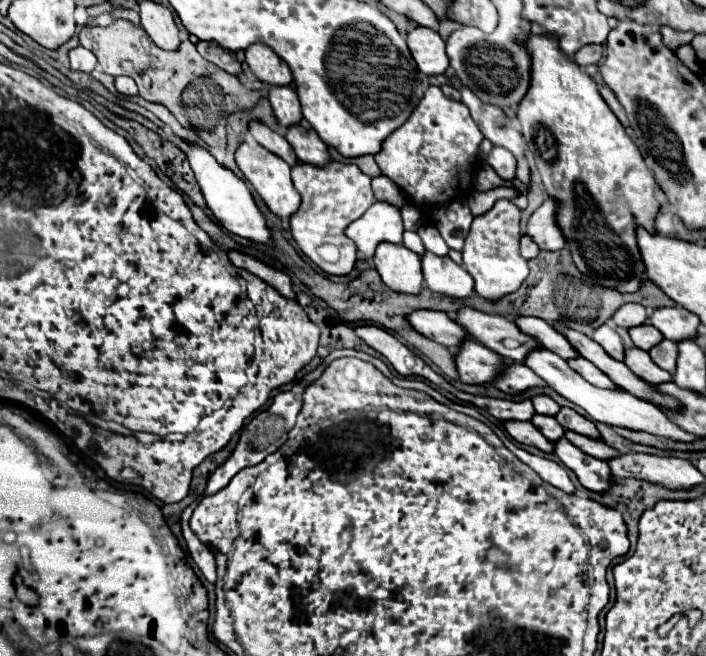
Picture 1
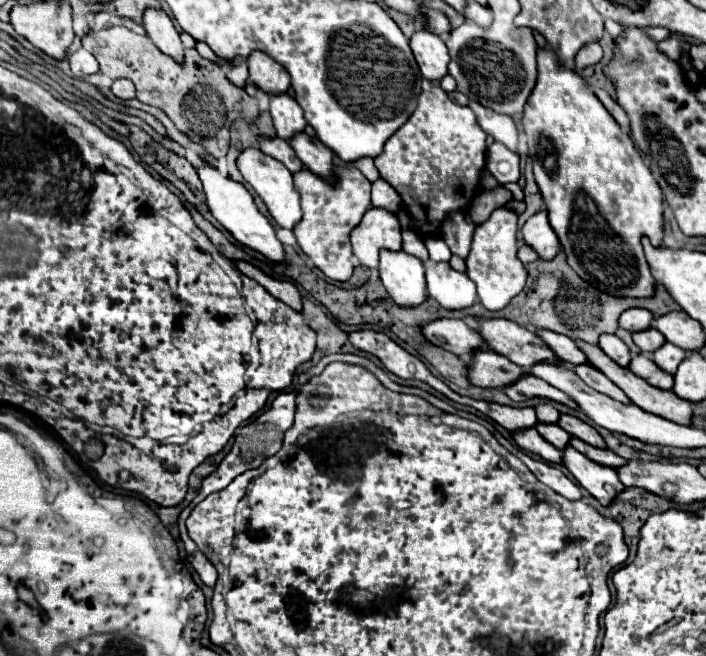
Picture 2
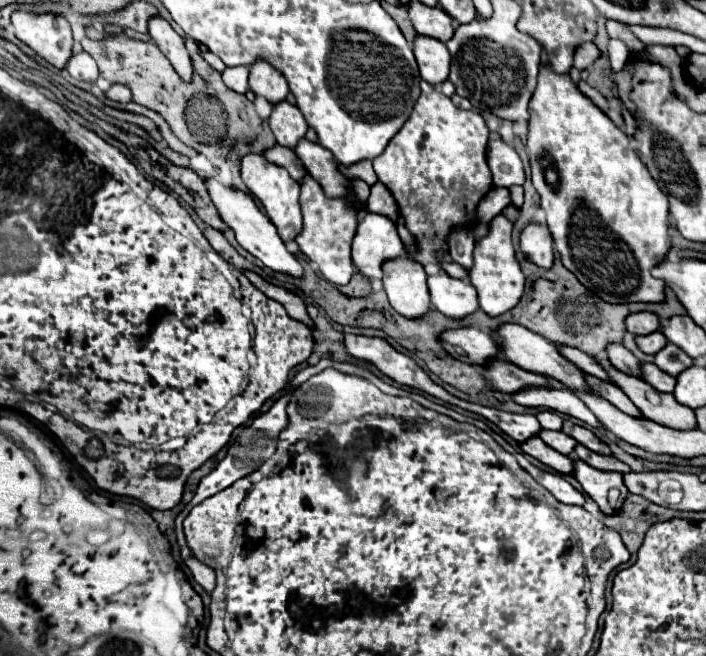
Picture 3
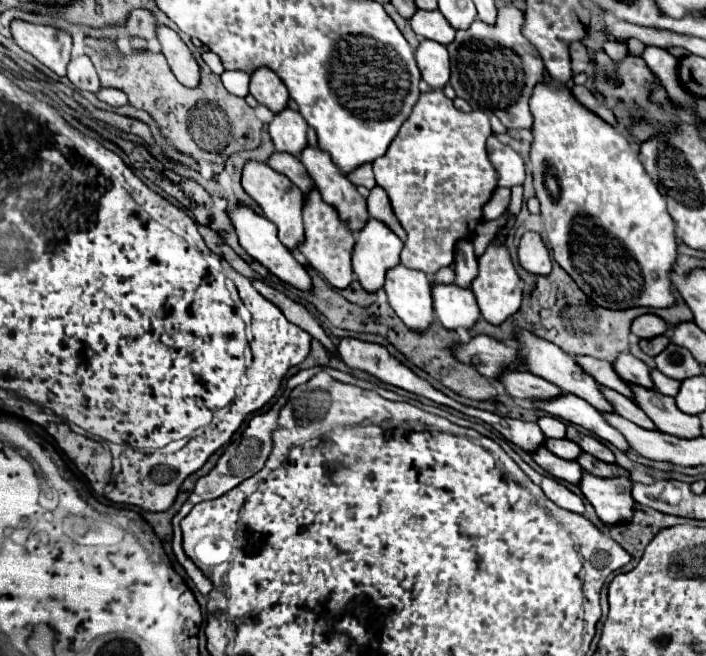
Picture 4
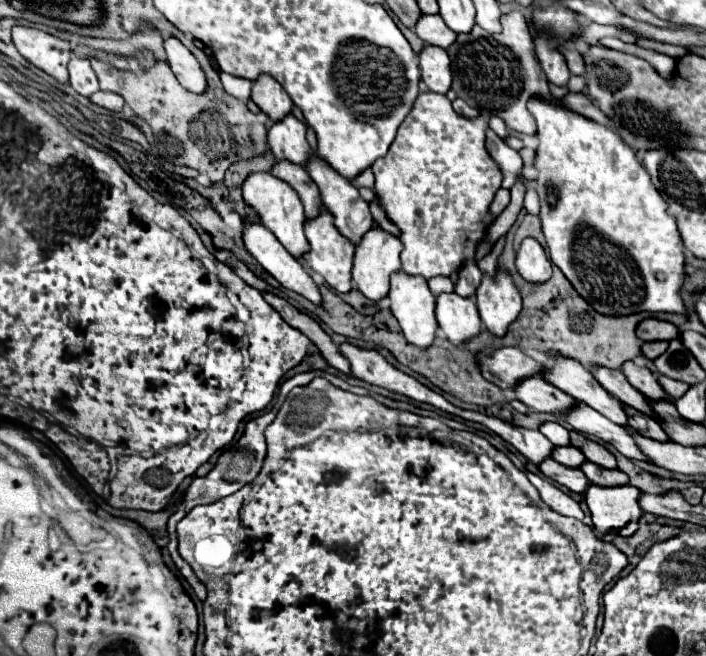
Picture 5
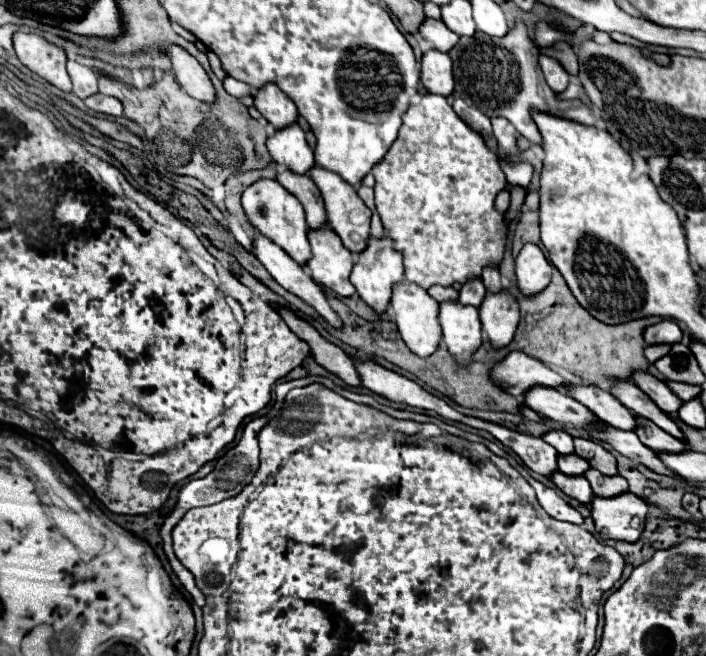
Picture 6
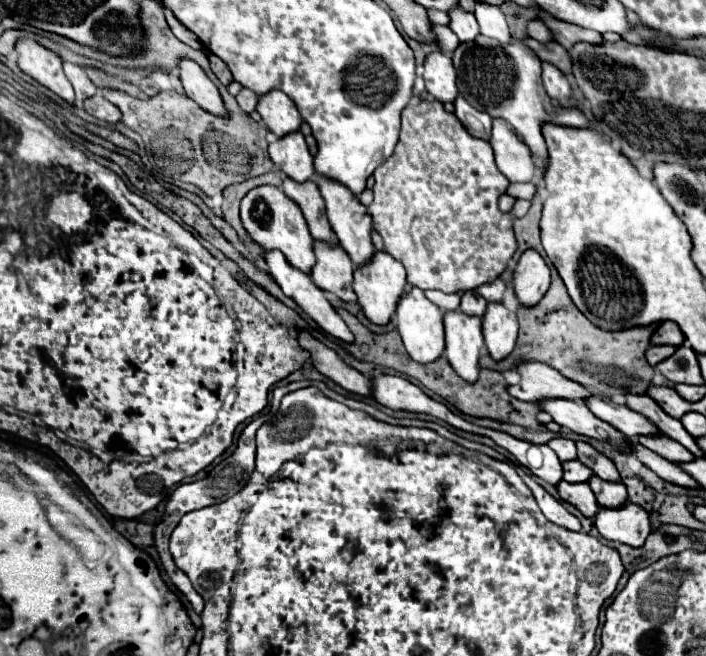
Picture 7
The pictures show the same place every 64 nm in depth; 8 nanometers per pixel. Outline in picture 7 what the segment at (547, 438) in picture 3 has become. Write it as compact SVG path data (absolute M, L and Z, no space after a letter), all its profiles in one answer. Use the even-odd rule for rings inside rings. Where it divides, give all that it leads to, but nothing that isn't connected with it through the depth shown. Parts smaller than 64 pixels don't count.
M572 460L572 462L566 462L562 466L564 466L564 480L570 484L588 482L588 476L592 476L592 470L586 468L584 464L580 464L580 460Z

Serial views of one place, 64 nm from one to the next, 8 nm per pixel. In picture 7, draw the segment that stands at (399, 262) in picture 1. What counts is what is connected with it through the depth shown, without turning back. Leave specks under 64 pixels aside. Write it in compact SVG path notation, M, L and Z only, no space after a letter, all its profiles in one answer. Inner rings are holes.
M412 288L410 294L402 296L398 310L396 310L394 324L402 336L406 352L410 354L410 358L414 362L430 364L436 358L442 358L442 352L444 352L444 324L442 324L442 320L444 320L444 312L436 304L432 304L420 288Z

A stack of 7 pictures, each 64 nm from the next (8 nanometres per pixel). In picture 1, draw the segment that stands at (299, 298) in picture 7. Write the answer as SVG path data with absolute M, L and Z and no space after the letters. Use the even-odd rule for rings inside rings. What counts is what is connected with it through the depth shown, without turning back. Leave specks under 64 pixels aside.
M190 146L190 154L188 154L188 162L194 170L194 176L200 184L200 190L206 198L206 206L210 208L210 212L214 214L214 218L232 234L236 236L242 236L242 238L248 238L256 244L266 244L266 246L272 246L272 234L270 234L270 228L262 216L262 212L256 208L256 202L250 194L250 190L246 188L246 184L234 176L228 168L220 166L214 156L200 148L200 146Z

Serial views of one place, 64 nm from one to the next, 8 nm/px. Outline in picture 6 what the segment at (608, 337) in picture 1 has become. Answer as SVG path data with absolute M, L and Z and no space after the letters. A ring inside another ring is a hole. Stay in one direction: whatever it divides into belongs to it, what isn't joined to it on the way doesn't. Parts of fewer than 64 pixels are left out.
M636 372L634 382L636 382L638 388L642 388L666 414L678 416L678 410L680 410L682 400L680 400L662 380L654 378L654 376L648 374L648 372Z

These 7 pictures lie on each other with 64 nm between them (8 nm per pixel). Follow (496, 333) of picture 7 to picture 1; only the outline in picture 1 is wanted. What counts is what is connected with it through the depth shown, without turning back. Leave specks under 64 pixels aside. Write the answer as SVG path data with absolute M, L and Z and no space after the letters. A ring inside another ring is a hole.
M498 200L490 212L474 218L470 234L468 234L466 244L464 244L462 258L464 258L464 270L476 282L476 294L482 296L484 300L498 302L506 294L516 292L516 288L520 288L520 284L528 276L528 262L520 256L520 210L510 200Z

